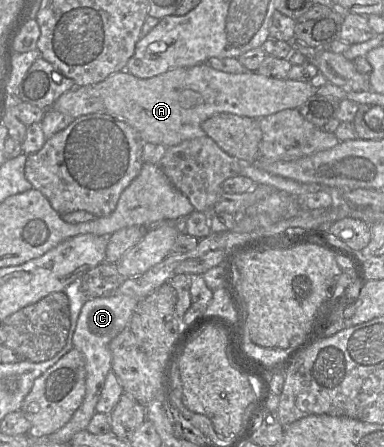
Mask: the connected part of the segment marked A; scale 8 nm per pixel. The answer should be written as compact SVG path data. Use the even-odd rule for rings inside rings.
M207 63L174 68L148 79L137 78L124 69L111 74L103 81L92 85L92 87L94 95L102 99L106 113L133 127L144 143L159 144L167 148L190 139L205 136L202 123L216 114L231 113L260 120L282 110L299 109L315 94L315 87L310 82L291 80L289 78L276 79L251 71L231 74L215 70Z

